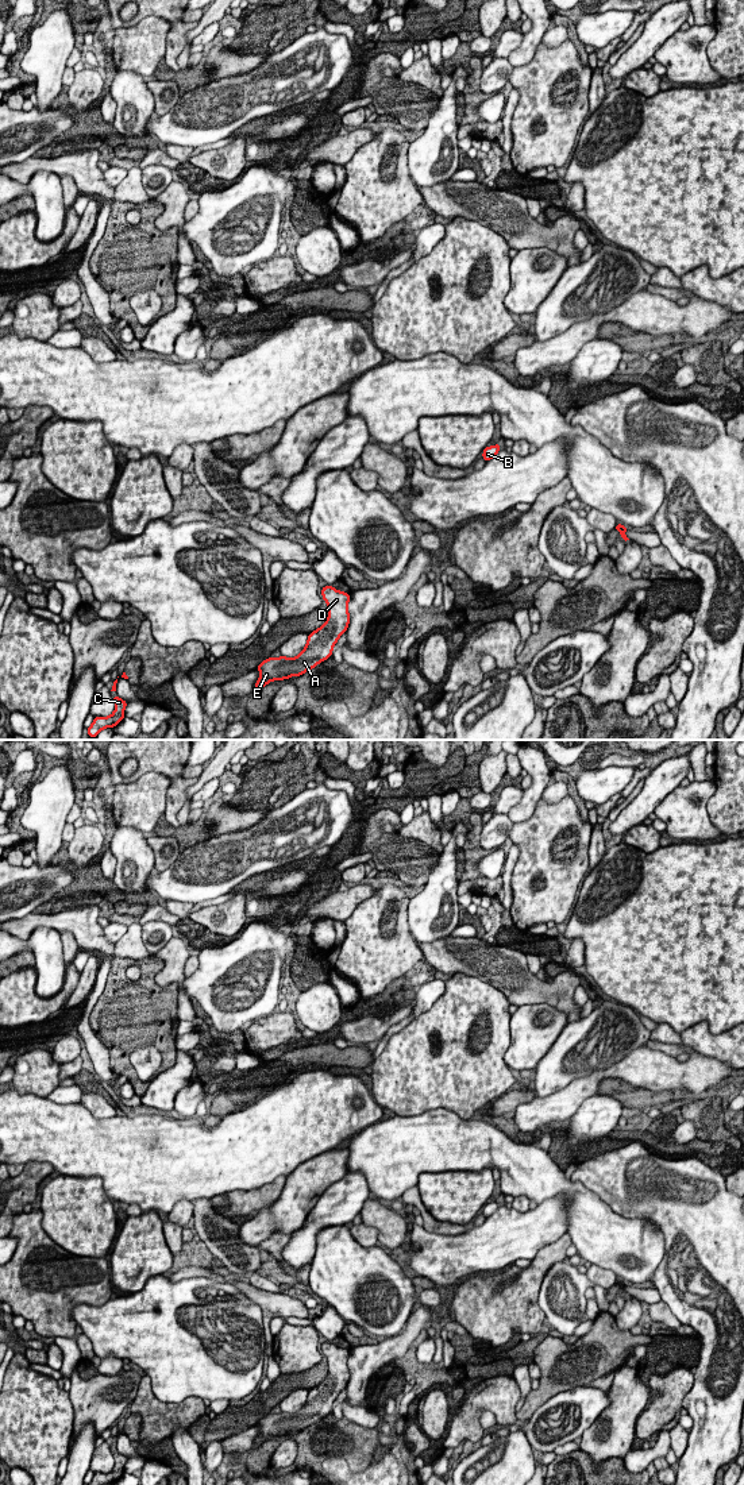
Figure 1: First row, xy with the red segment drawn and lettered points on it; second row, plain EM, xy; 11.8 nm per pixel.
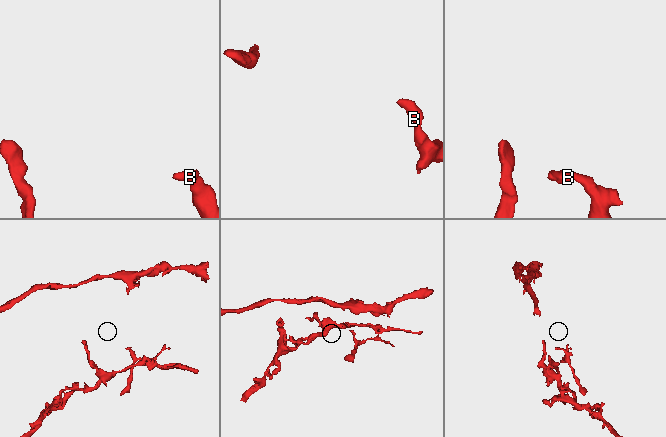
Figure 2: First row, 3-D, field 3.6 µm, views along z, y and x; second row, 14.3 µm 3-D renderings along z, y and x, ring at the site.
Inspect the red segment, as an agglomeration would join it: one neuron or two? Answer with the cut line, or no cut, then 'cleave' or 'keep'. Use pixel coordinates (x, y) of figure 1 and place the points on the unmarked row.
cut in xy along (617, 1281), (624, 1283); cleave

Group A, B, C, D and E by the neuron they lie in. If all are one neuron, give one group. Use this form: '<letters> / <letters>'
A C D E / B

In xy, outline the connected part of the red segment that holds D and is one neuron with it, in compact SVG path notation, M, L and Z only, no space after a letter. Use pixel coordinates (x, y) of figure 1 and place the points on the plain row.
M328 1341L321 1345L321 1351L328 1364L327 1377L319 1385L309 1389L305 1404L296 1413L281 1412L263 1416L257 1424L259 1427L259 1435L254 1446L262 1444L271 1436L300 1432L332 1411L334 1401L350 1380L347 1364L350 1350Z

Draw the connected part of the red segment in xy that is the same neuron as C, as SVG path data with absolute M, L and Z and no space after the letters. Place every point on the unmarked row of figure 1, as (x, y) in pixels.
M117 1451L112 1453L116 1465L109 1473L95 1473L92 1481L88 1485L105 1485L116 1482L124 1474L124 1465L127 1458L120 1455Z

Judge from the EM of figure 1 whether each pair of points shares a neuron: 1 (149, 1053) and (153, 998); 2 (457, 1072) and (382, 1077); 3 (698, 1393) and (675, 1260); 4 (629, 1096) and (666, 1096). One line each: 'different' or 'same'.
1: different
2: same
3: same
4: same

